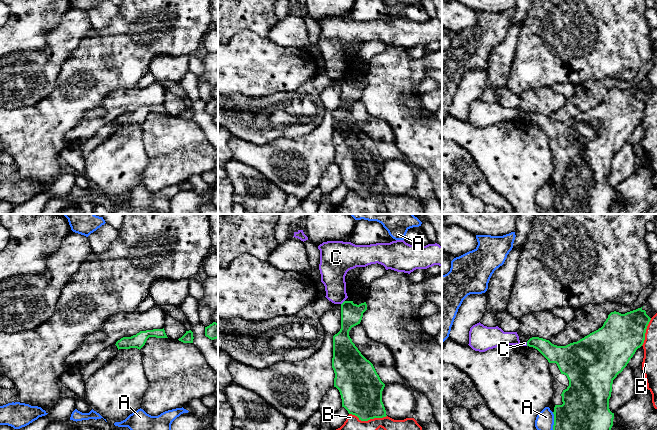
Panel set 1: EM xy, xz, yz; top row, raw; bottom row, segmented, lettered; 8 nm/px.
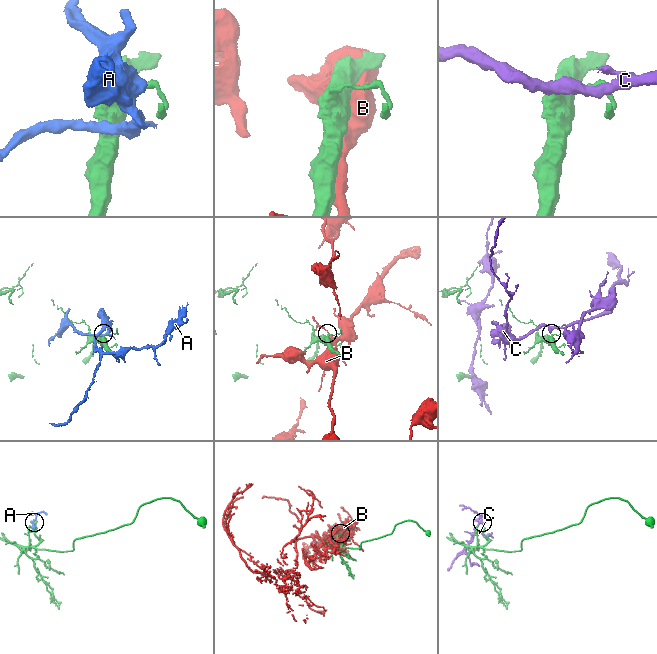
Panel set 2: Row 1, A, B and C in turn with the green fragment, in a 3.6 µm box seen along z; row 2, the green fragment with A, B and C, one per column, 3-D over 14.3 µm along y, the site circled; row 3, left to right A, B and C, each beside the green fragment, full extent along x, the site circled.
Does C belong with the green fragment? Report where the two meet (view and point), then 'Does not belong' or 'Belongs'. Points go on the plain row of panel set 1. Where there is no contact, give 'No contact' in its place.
Touches green at xz (343, 78). Does not belong

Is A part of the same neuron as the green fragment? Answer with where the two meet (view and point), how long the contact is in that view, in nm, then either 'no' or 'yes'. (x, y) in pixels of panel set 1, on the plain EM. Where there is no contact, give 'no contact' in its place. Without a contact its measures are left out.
contact yz (554, 197); length 150 nm; no

